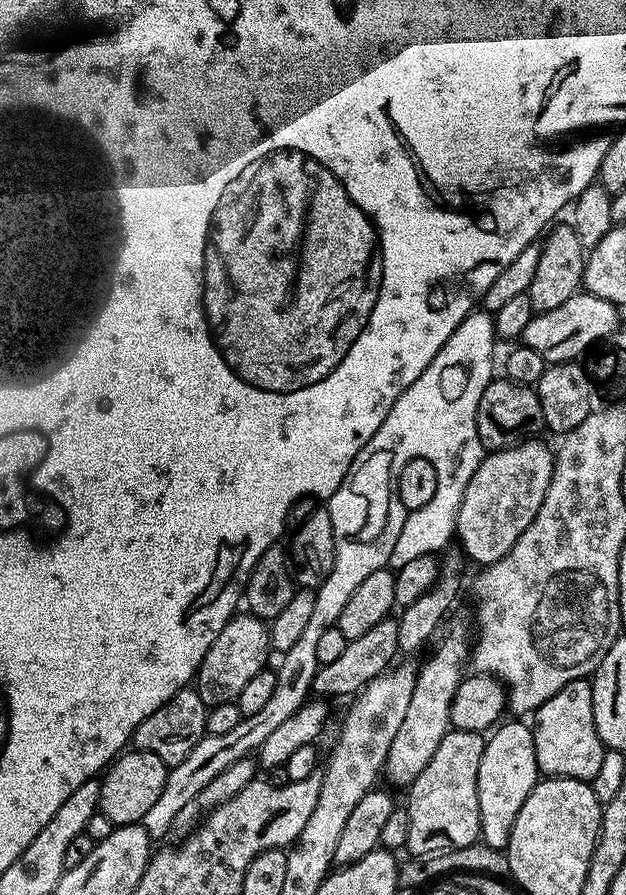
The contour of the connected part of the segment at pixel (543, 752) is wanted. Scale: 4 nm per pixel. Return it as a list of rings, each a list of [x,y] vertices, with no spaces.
[[[591,679],[575,680],[554,698],[550,698],[534,713],[536,724],[532,728],[536,761],[541,773],[551,778],[561,776],[571,780],[592,781],[602,770],[602,760],[605,754],[604,744],[594,724],[594,694],[592,693]]]

